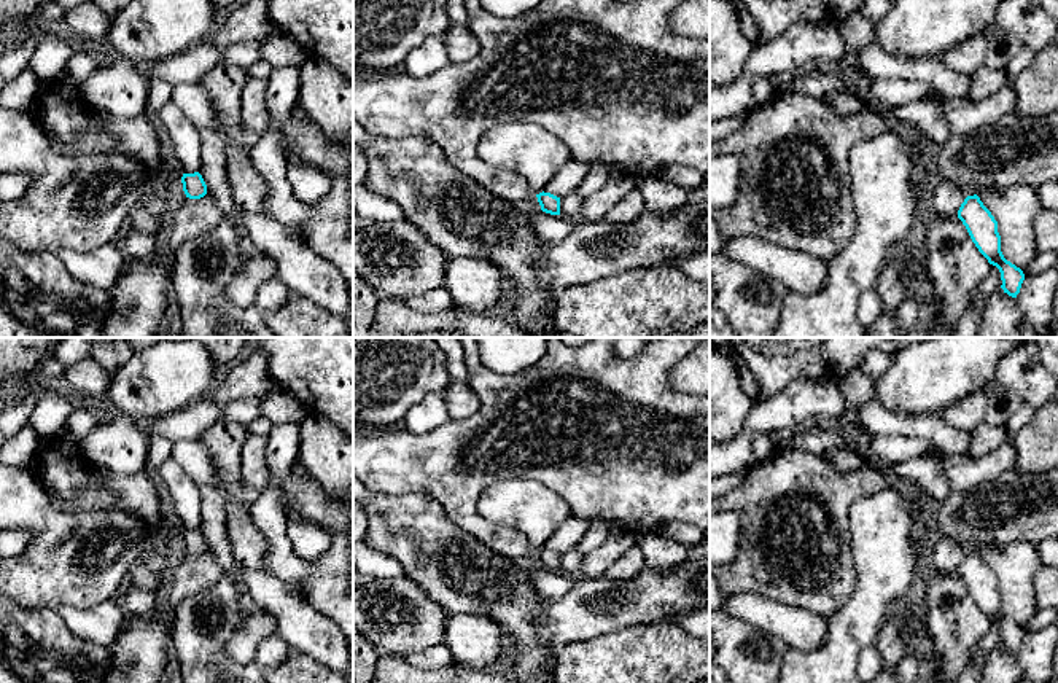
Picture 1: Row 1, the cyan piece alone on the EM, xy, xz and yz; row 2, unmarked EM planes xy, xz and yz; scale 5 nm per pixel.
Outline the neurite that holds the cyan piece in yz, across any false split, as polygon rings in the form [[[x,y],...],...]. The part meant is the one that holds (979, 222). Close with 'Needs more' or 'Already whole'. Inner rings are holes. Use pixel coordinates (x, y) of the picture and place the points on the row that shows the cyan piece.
[[[977,194],[967,196],[958,210],[958,218],[966,226],[978,252],[1001,272],[1001,288],[1012,298],[1020,293],[1025,274],[1020,267],[1007,261],[1001,252],[1001,236],[998,221],[983,205]]]. Already whole

